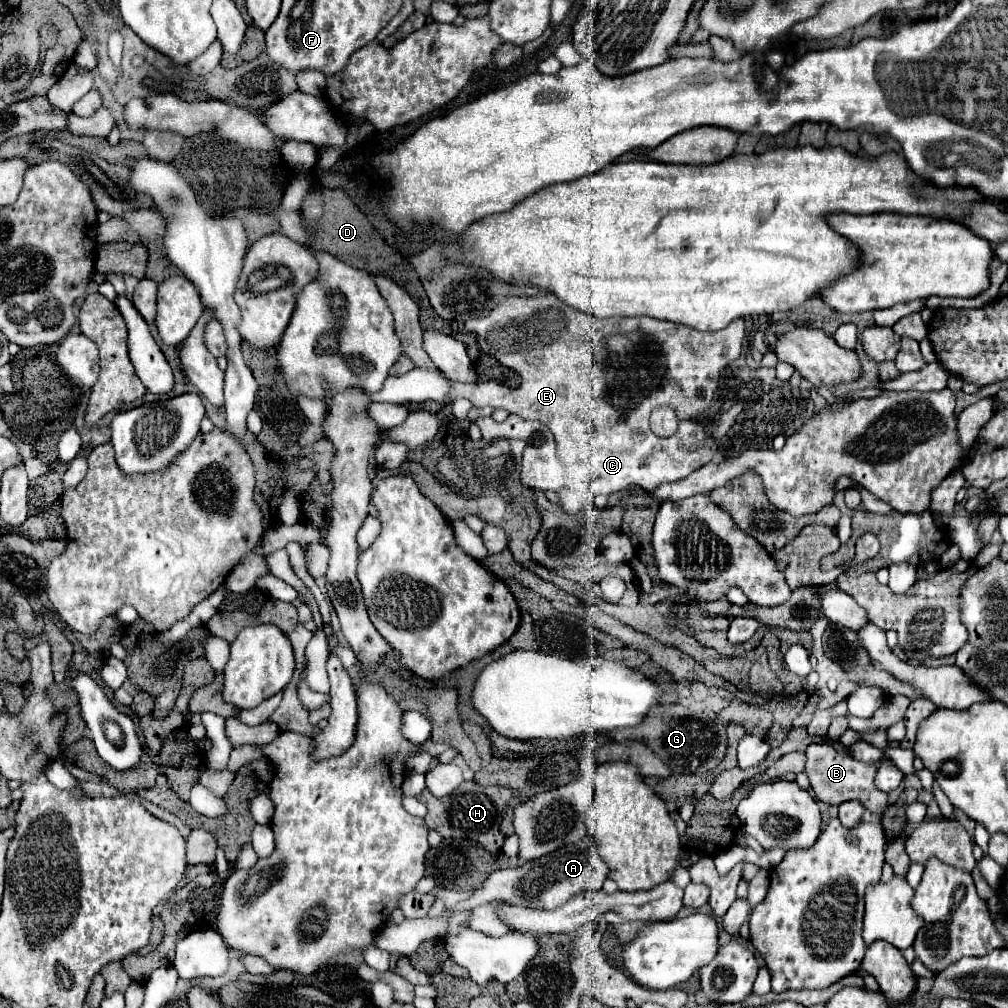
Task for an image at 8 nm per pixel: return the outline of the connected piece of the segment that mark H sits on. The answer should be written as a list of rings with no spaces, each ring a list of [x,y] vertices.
[[[466,781],[450,797],[436,799],[426,789],[418,797],[428,807],[426,825],[430,829],[438,831],[442,837],[450,837],[450,839],[454,839],[454,837],[472,839],[472,841],[484,845],[486,851],[490,851],[490,853],[498,853],[502,849],[504,835],[500,833],[498,825],[500,825],[500,819],[502,819],[502,813],[506,809],[506,805],[508,805],[508,799],[510,799],[510,791],[508,789],[504,789],[500,785],[484,787],[484,785],[474,783],[474,781]]]

